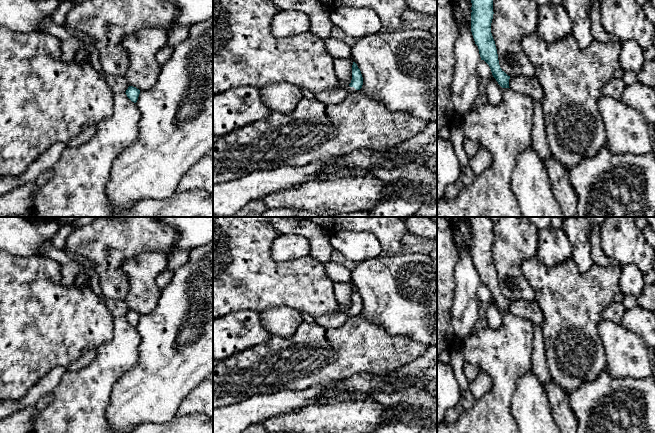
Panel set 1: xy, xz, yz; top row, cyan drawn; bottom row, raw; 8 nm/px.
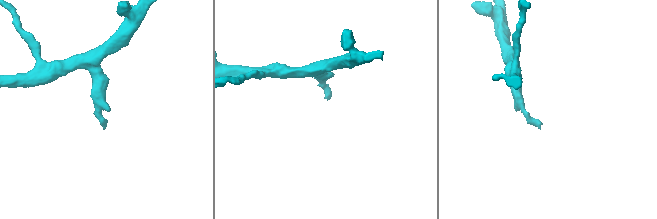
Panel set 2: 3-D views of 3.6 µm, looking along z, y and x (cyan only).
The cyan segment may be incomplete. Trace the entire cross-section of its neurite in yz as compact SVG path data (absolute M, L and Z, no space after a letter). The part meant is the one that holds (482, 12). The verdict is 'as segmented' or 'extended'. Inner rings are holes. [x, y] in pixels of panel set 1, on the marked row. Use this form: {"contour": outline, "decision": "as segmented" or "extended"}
{"contour": "M471 0L471 3L471 32L478 46L481 60L489 65L493 77L502 88L510 88L510 76L500 68L495 41L491 33L493 0Z", "decision": "as segmented"}

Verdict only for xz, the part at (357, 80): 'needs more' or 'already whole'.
needs more

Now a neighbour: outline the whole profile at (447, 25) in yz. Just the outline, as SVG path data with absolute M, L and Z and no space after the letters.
M437 0L437 131L454 122L451 99L454 46L459 23L454 15L454 0Z

